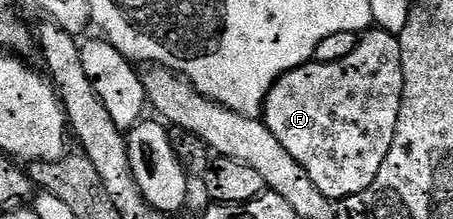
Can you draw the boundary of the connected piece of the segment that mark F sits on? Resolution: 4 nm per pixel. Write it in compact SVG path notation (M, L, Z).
M370 30L359 39L356 50L352 50L352 54L348 54L348 58L340 58L340 62L331 64L317 62L301 64L296 70L283 74L270 87L270 92L266 96L264 123L268 126L268 130L272 130L272 134L276 134L276 142L280 142L280 146L284 146L284 150L288 150L288 154L292 154L292 158L296 158L296 162L300 162L300 166L304 166L304 170L308 170L308 178L312 178L312 182L316 182L316 190L320 190L320 194L327 196L331 202L337 202L349 196L362 196L372 186L372 182L376 182L376 174L380 174L380 166L384 166L384 158L388 158L388 150L392 150L396 122L400 118L403 90L404 70L402 69L398 37L393 36L390 32Z

